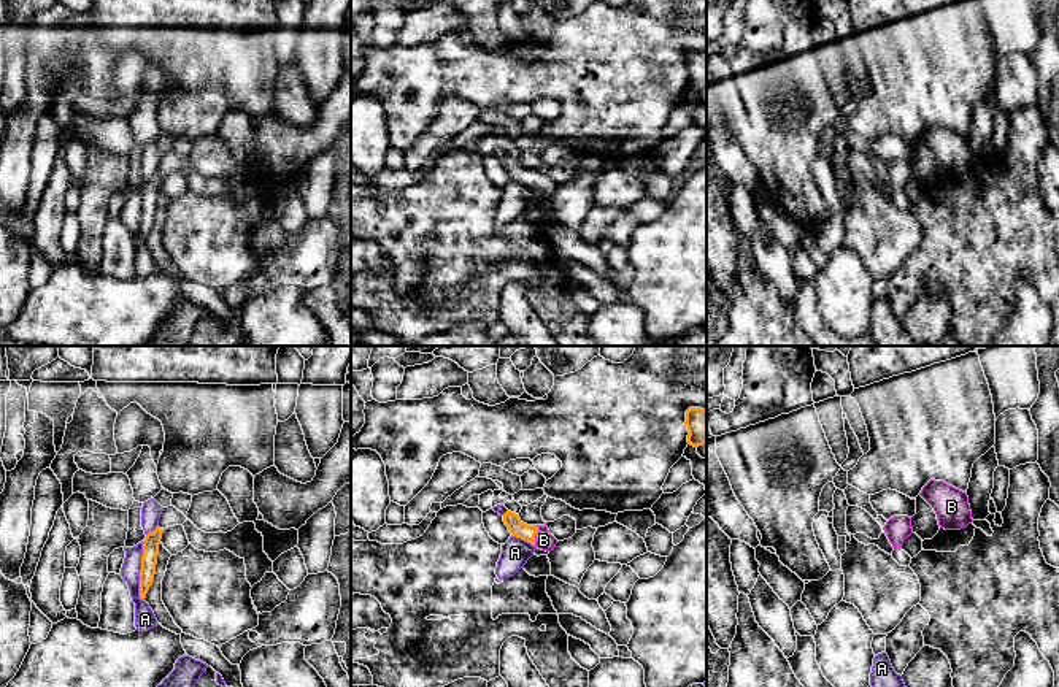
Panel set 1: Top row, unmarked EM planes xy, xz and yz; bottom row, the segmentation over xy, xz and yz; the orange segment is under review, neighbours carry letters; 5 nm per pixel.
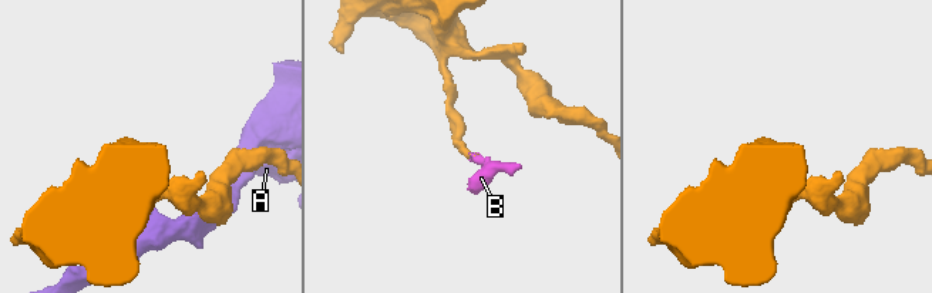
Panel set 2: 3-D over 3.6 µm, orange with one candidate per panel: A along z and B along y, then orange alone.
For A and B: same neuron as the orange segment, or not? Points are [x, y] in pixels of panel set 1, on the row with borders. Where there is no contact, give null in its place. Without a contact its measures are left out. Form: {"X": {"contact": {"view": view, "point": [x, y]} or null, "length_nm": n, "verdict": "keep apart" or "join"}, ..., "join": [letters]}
{"A": {"contact": {"view": "xy", "point": [140, 571]}, "length_nm": 300, "verdict": "keep apart"}, "B": {"contact": {"view": "xz", "point": [535, 533]}, "length_nm": 110, "verdict": "join"}, "join": ["B"]}

